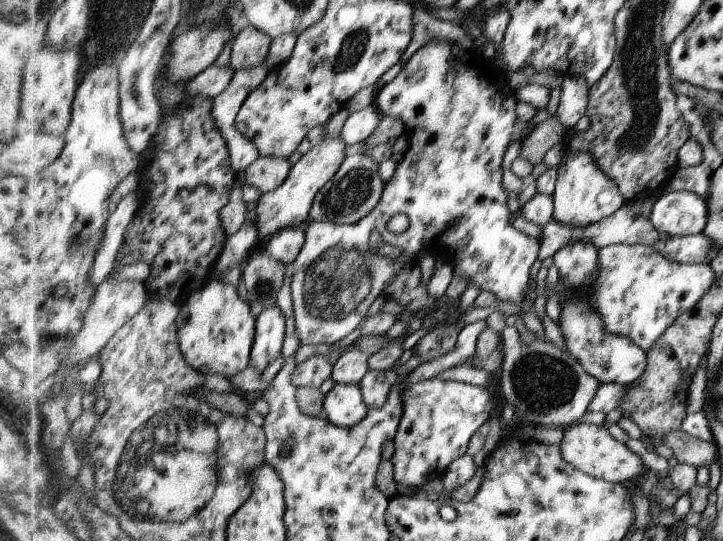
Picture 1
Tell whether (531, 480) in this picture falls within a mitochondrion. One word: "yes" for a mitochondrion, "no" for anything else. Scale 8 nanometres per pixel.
no

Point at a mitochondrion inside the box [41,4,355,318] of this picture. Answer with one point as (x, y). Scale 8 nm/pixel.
(77, 240)

